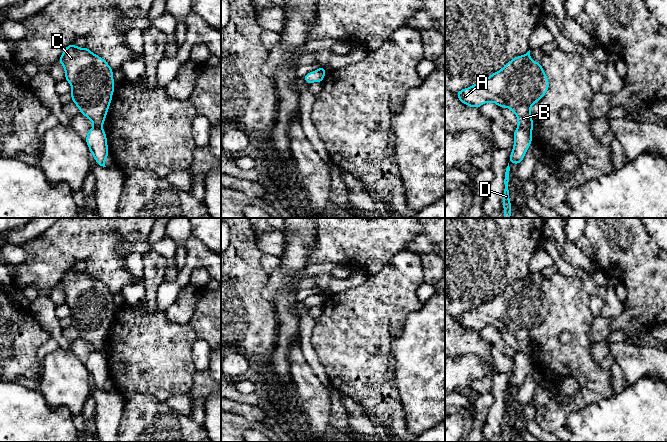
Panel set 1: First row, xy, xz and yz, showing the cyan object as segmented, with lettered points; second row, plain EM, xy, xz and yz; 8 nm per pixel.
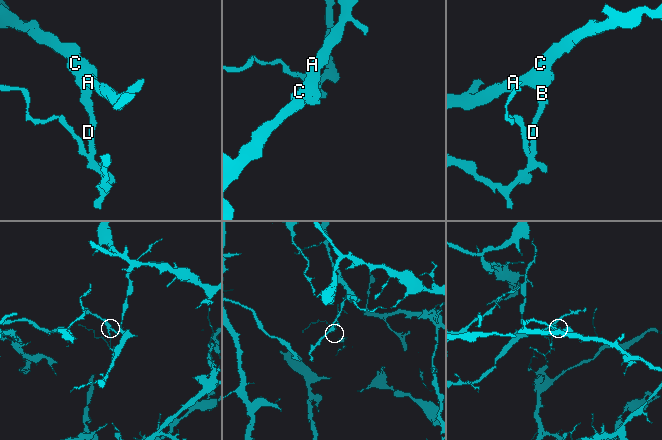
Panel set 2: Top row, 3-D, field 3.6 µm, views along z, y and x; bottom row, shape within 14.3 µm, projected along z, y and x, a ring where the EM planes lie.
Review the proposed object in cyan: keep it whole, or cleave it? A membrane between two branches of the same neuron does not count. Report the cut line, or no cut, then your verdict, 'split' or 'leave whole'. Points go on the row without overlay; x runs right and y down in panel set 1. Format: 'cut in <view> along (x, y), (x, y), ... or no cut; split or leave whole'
cut in yz along (518, 350), (530, 356); split

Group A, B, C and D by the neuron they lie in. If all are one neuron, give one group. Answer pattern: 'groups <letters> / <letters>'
groups A B C / D

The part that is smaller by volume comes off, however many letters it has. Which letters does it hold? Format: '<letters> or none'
D

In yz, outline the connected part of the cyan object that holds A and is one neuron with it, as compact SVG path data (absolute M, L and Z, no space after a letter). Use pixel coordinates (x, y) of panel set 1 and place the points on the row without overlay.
M529 274L525 279L517 280L507 286L503 293L493 297L491 300L471 311L456 316L456 320L463 328L473 332L479 332L487 326L494 326L500 332L507 331L517 340L518 351L532 356L534 347L530 332L545 319L548 313L549 305L546 298L539 286L531 284Z

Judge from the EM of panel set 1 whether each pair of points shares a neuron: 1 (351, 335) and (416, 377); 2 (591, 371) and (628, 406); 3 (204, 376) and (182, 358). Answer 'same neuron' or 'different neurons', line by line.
1: different neurons
2: different neurons
3: different neurons

